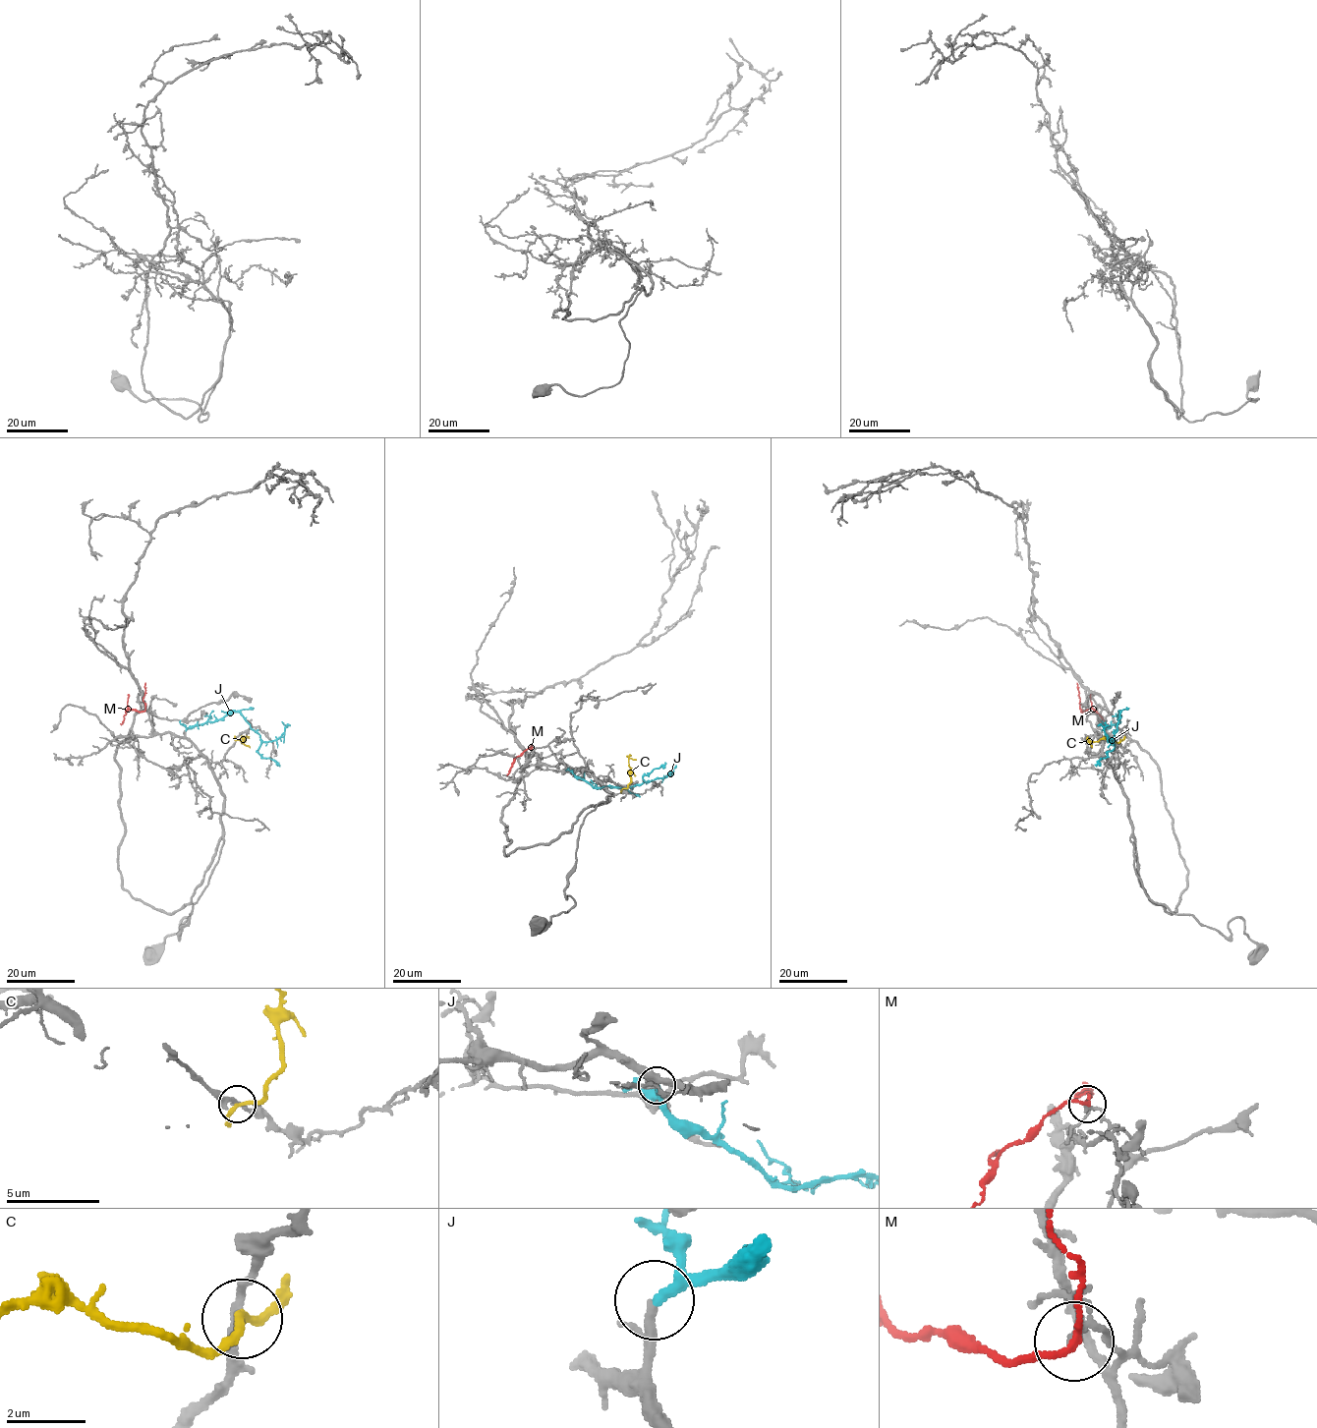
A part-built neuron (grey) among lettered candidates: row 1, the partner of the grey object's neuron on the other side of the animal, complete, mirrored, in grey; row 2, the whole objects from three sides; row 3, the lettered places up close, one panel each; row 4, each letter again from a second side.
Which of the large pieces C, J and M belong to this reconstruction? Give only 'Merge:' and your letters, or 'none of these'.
Merge: J

